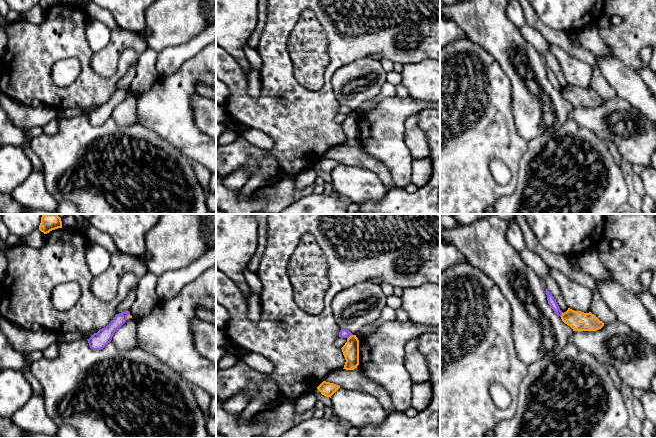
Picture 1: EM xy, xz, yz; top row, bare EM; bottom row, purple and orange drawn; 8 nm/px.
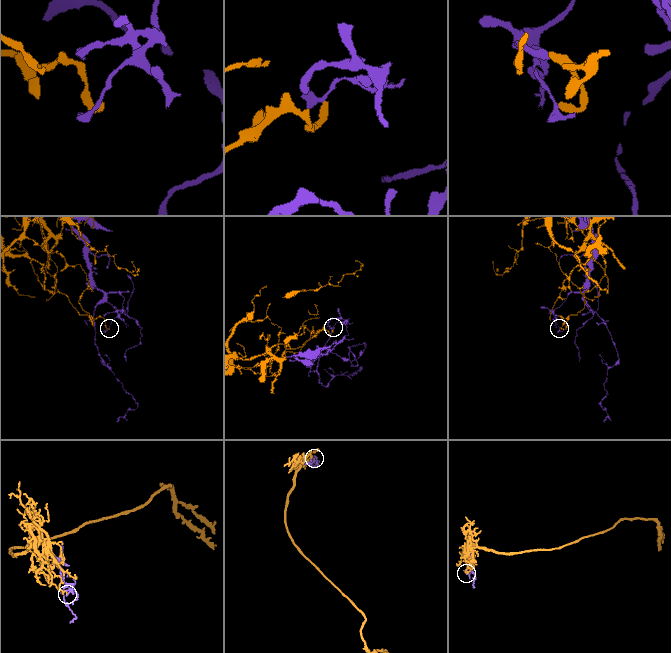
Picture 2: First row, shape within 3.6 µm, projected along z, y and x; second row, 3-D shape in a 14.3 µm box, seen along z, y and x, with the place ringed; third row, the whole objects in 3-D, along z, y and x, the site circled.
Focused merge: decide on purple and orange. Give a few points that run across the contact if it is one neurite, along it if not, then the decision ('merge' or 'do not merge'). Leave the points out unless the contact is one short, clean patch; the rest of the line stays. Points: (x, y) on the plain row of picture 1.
merge

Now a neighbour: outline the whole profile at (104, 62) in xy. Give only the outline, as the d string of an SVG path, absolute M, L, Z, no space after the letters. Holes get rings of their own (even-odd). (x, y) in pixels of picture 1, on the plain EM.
M113 29L109 43L101 50L93 52L91 66L97 74L111 77L116 72L119 58L125 50L131 49L140 55L147 47L143 32Z

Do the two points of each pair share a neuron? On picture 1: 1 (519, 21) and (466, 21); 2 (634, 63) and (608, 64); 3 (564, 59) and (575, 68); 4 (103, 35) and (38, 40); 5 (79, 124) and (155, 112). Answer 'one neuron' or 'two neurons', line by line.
1: two neurons
2: two neurons
3: one neuron
4: two neurons
5: two neurons

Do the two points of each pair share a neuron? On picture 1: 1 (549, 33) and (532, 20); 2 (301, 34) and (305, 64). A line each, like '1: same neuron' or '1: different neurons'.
1: same neuron
2: same neuron

